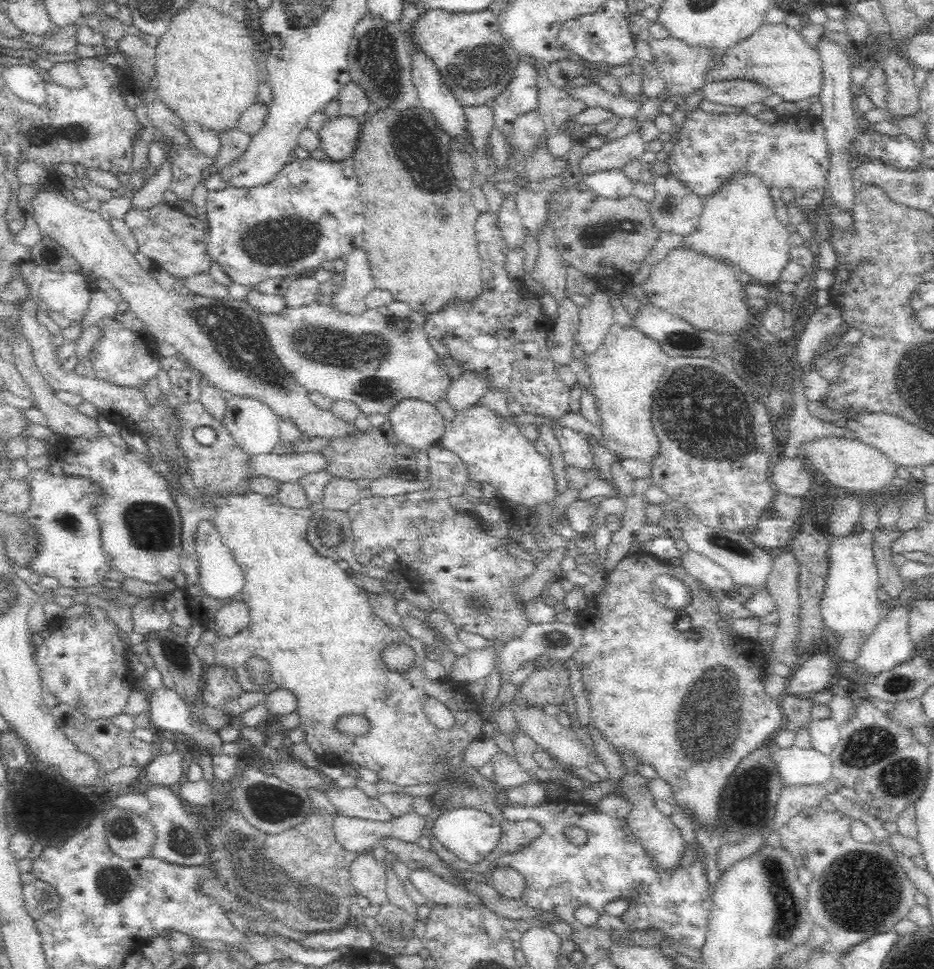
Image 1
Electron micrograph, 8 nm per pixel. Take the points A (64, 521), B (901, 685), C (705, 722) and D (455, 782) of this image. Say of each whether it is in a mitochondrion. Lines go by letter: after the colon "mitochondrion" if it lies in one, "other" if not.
A: mitochondrion
B: mitochondrion
C: mitochondrion
D: mitochondrion

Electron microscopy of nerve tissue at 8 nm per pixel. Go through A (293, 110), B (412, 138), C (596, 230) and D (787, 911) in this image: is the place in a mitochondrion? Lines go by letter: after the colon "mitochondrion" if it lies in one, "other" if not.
A: other
B: mitochondrion
C: mitochondrion
D: mitochondrion

